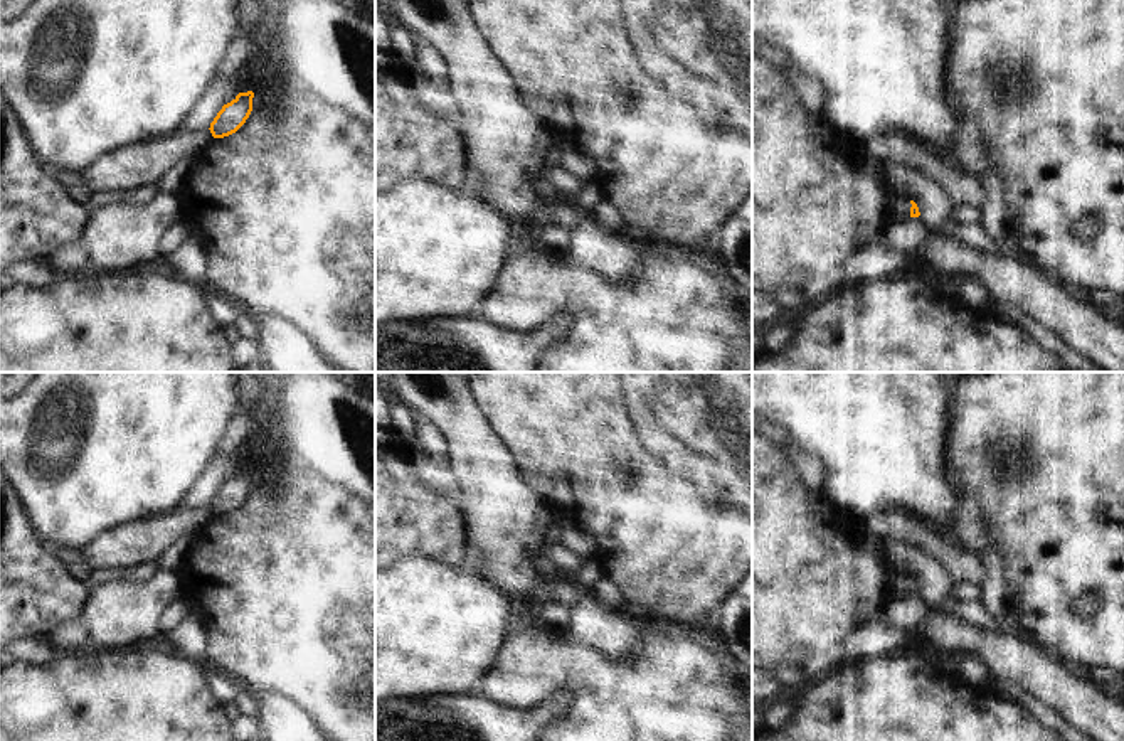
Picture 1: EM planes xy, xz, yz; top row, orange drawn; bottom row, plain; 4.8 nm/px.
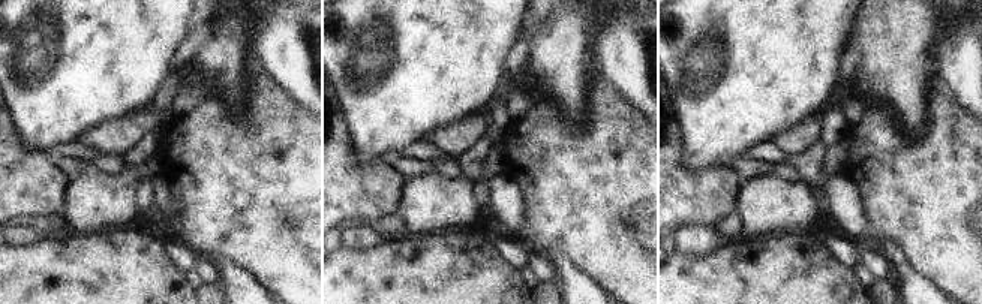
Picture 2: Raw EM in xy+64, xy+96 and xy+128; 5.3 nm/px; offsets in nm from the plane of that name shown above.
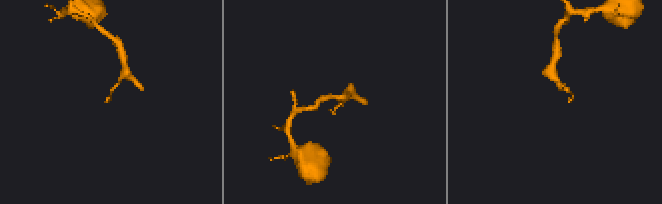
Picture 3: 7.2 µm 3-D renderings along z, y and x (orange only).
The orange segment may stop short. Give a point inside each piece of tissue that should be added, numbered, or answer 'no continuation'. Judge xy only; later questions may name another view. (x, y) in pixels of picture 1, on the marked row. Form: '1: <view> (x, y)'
no continuation

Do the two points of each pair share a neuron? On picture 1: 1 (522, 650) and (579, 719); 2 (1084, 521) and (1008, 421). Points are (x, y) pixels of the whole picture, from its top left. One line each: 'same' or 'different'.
1: same
2: same

